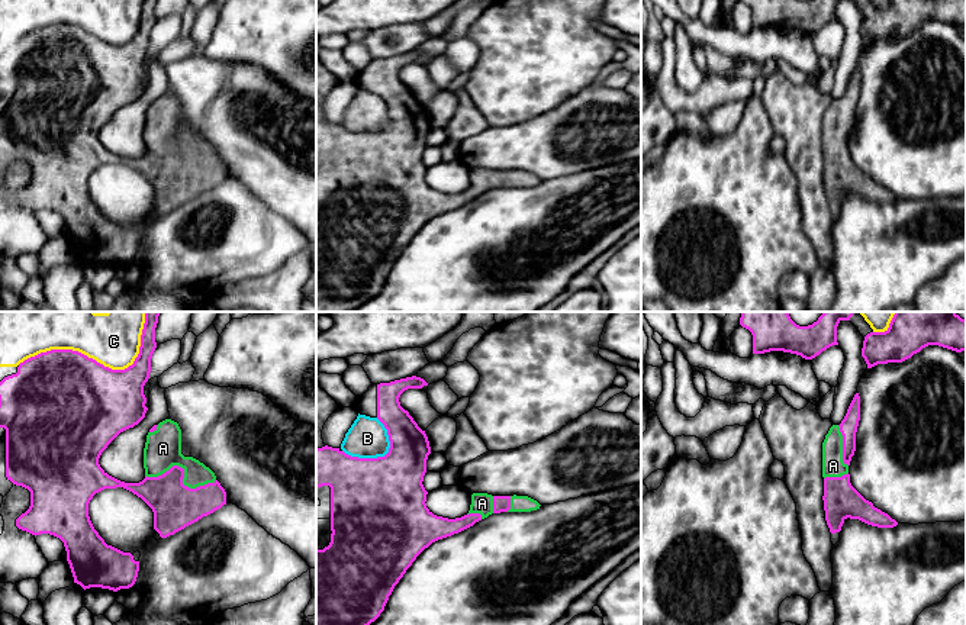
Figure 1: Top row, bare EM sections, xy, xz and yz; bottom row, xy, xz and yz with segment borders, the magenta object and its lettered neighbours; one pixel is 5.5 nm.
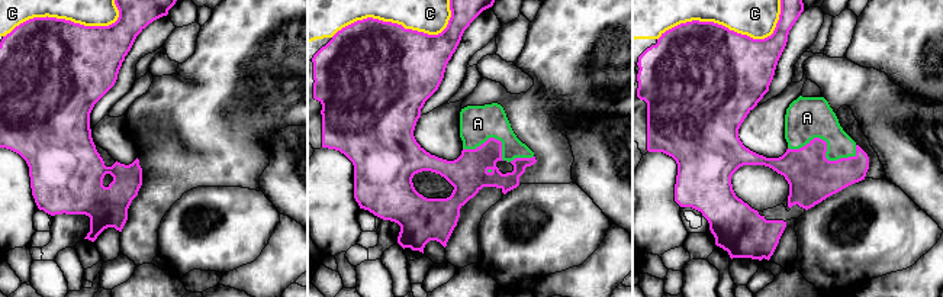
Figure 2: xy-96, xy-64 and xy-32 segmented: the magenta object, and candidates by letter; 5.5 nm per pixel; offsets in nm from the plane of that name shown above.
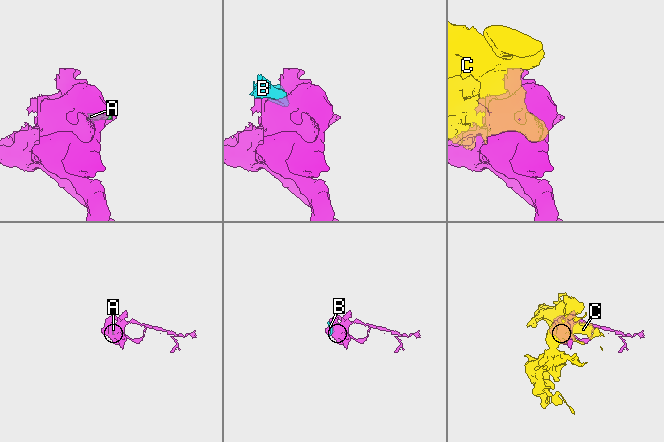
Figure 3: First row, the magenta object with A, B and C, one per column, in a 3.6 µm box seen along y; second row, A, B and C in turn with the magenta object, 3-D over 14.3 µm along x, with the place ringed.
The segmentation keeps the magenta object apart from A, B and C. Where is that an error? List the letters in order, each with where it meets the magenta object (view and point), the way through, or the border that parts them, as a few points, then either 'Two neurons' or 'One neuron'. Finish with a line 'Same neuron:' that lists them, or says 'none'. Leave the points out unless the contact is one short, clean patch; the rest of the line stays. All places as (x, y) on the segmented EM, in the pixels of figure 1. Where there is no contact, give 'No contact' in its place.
A: Touches magenta at xy (183, 474). One neuron
B: Touches magenta at xz (377, 457). Two neurons
C: Touches magenta at xy (100, 364). Two neurons
Same neuron: A

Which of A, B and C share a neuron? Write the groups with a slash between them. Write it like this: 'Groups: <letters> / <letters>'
Groups: A / B C

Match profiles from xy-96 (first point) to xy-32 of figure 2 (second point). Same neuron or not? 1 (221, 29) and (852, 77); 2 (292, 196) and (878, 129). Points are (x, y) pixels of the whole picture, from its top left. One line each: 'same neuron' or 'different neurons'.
1: different neurons
2: same neuron

